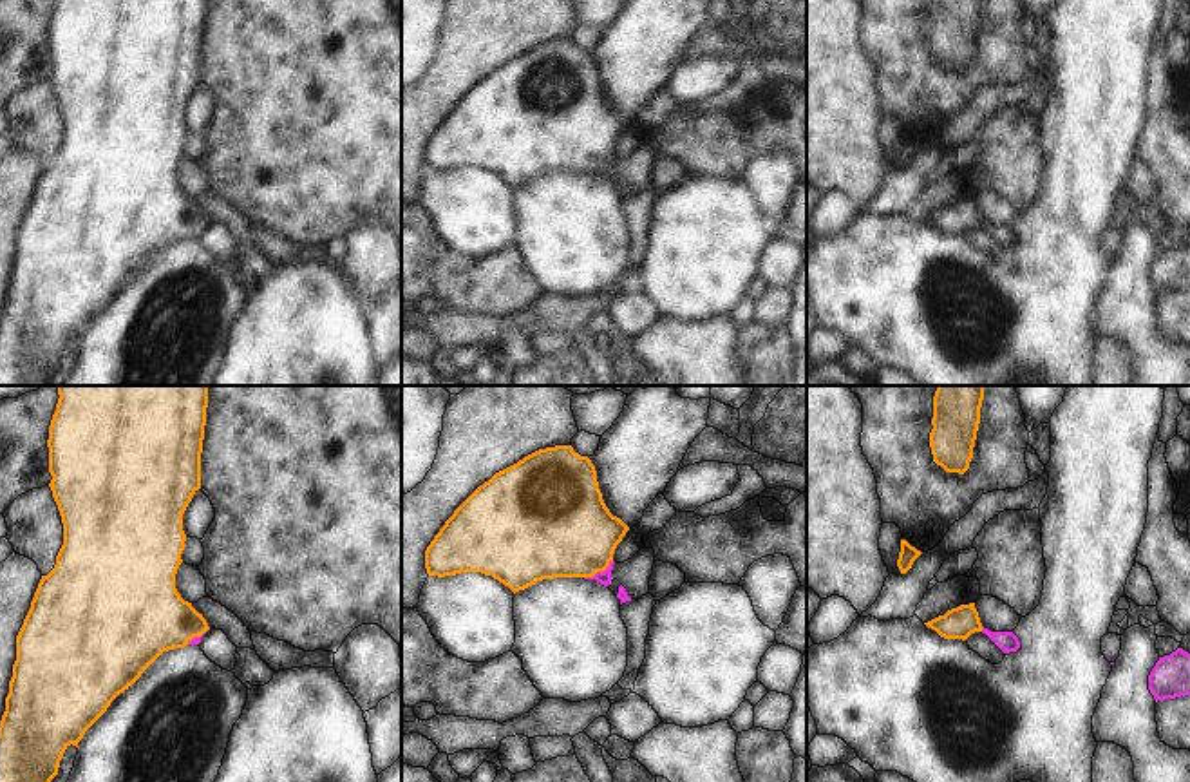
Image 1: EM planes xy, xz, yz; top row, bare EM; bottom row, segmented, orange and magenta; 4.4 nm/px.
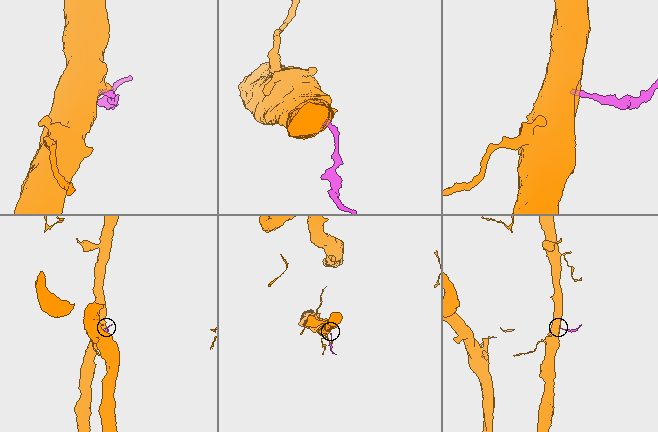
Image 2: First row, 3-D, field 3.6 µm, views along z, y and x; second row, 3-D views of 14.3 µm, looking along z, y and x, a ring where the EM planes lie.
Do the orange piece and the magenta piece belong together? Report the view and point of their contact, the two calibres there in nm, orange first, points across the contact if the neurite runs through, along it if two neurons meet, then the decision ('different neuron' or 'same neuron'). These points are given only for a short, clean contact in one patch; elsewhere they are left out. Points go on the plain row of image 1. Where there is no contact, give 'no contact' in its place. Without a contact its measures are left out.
meets orange in xz at (599, 165); 440 nm thick on the orange side, 60 nm on the other; runs through xz (561, 123), (599, 165), (604, 172); same neuron

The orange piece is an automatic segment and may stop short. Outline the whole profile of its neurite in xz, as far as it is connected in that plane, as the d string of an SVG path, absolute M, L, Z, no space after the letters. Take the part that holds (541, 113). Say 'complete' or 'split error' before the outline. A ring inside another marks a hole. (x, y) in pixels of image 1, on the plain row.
split error; M555 40L524 51L479 80L427 141L425 163L438 172L481 167L514 188L553 172L584 172L608 181L615 143L628 125L606 101L591 54L571 40Z

